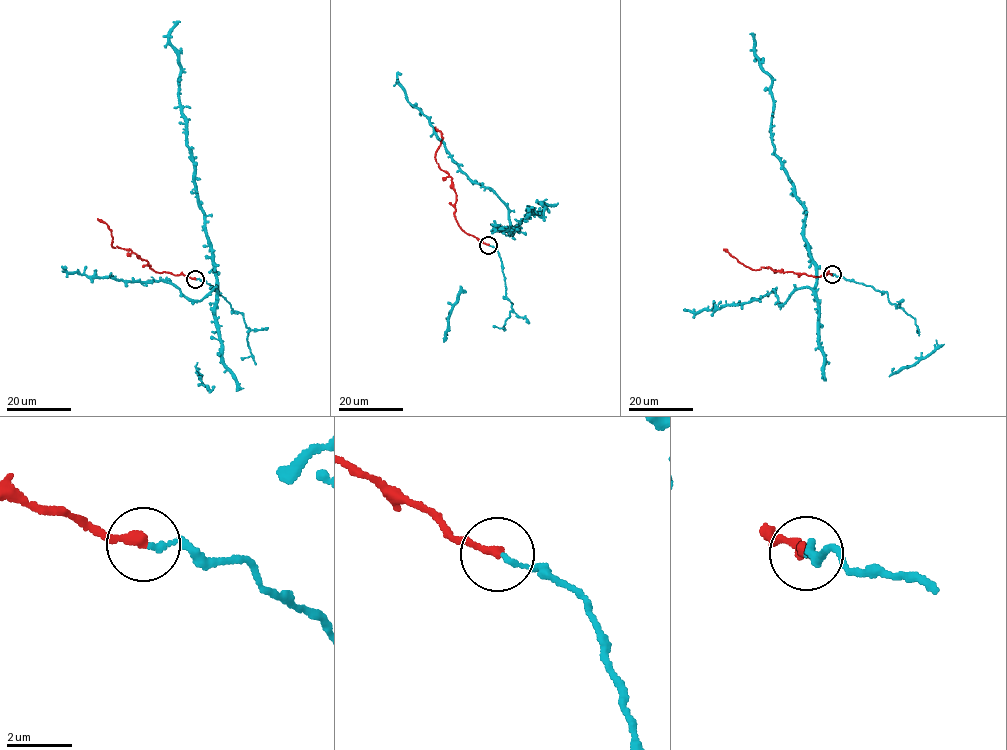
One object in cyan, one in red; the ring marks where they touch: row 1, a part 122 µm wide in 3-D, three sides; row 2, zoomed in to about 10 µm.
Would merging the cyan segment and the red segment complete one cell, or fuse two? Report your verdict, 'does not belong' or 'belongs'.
belongs

